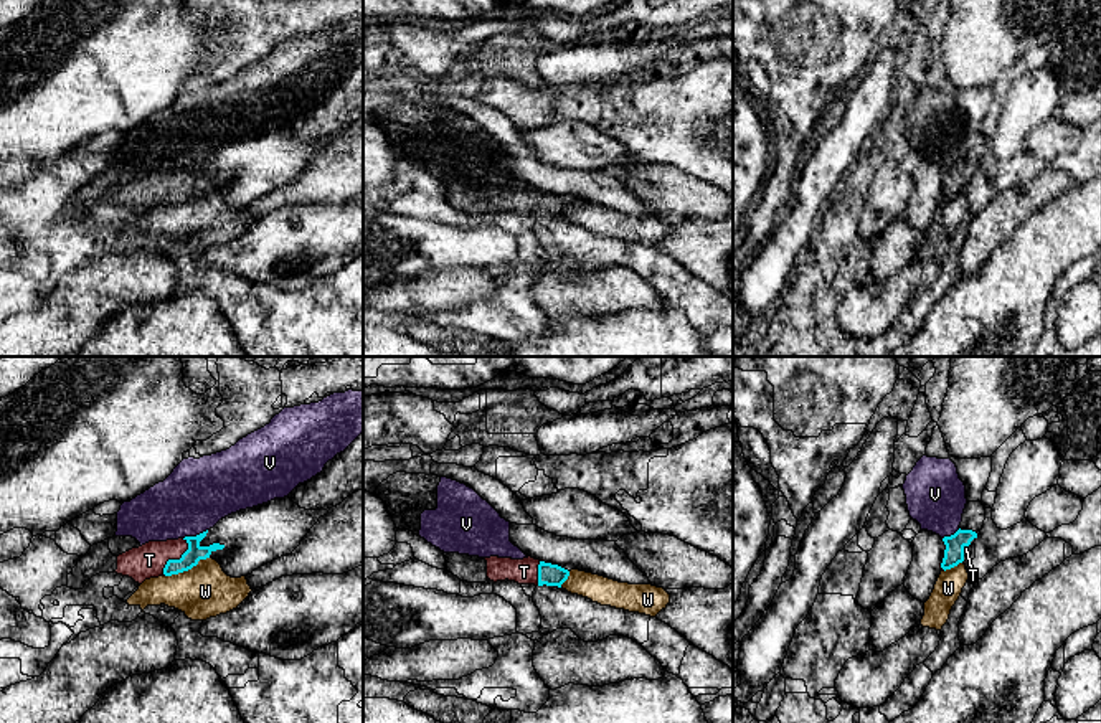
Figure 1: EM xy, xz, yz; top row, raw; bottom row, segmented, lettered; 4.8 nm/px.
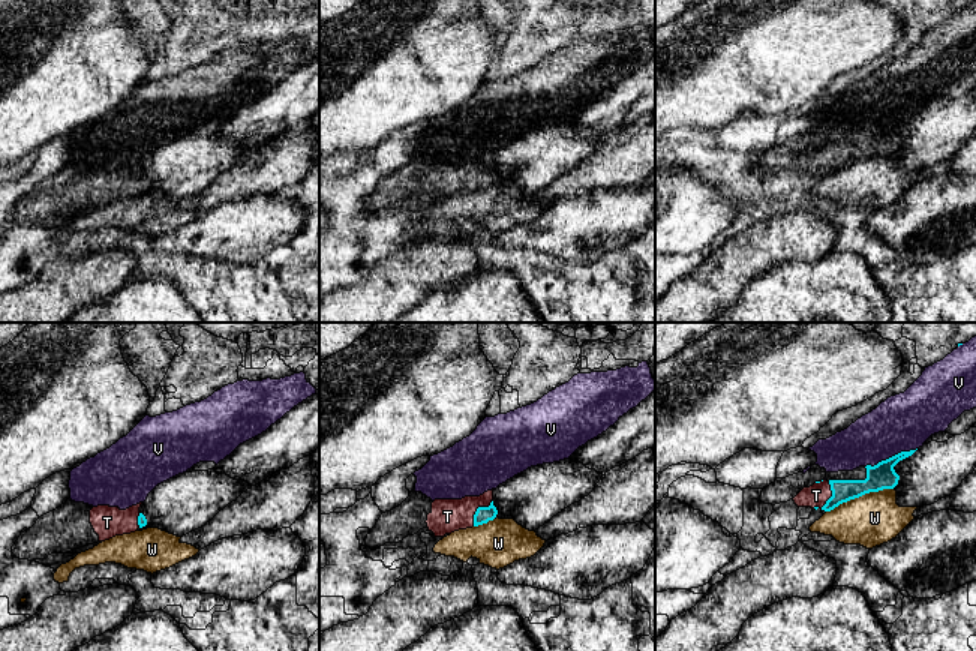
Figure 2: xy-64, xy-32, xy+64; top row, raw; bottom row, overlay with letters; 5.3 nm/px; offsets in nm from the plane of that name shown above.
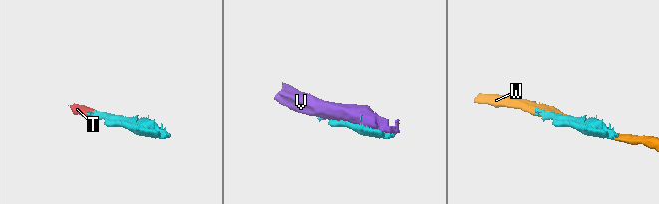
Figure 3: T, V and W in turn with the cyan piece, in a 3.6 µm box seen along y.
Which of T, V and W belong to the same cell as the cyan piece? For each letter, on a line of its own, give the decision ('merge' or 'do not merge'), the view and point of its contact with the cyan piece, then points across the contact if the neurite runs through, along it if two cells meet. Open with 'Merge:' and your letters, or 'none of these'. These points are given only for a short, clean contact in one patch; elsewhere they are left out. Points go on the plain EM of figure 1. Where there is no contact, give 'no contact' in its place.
Merge: T
T: merge | xy (177, 190) | across xy (190, 189), (177, 190), (149, 190)
V: do not merge | xy (197, 165)
W: do not merge | xy (185, 200)

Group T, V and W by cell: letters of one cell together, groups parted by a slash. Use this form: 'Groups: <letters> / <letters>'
Groups: T / V / W

